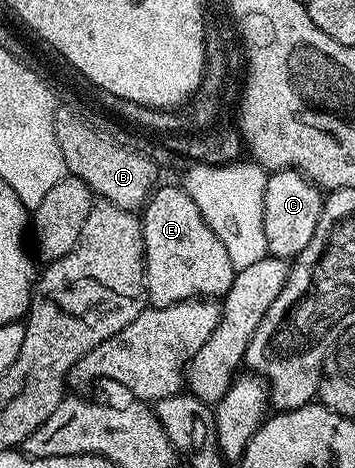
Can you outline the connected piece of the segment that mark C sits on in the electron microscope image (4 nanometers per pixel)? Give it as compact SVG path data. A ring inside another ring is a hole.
M272 171L265 185L265 205L263 206L263 224L265 225L265 245L272 259L294 260L295 256L309 245L313 229L323 212L325 195L310 179L298 171Z

